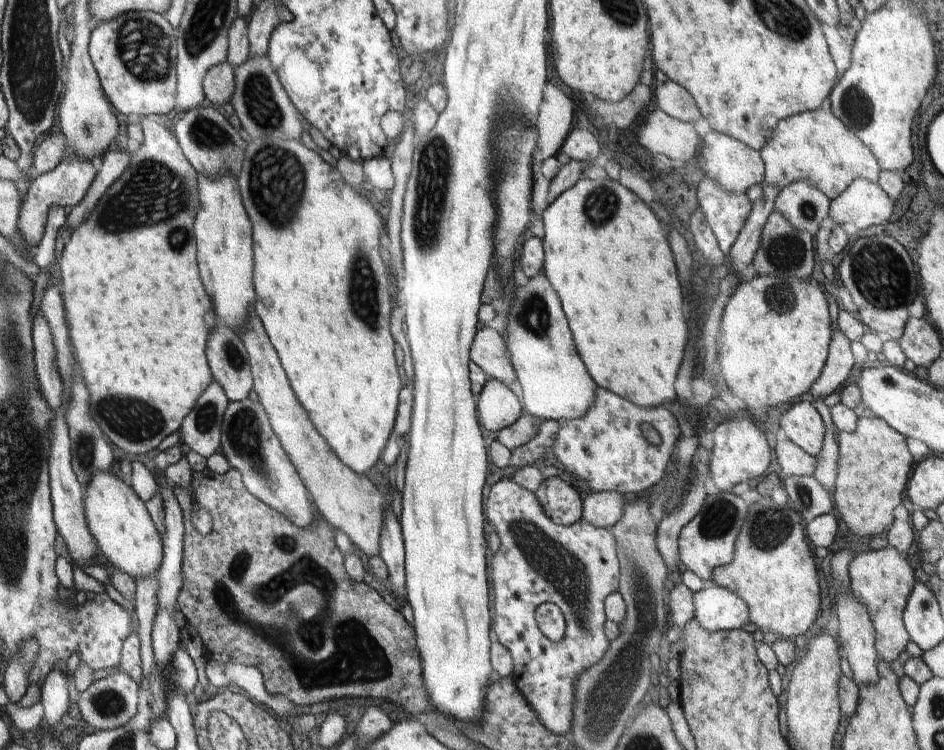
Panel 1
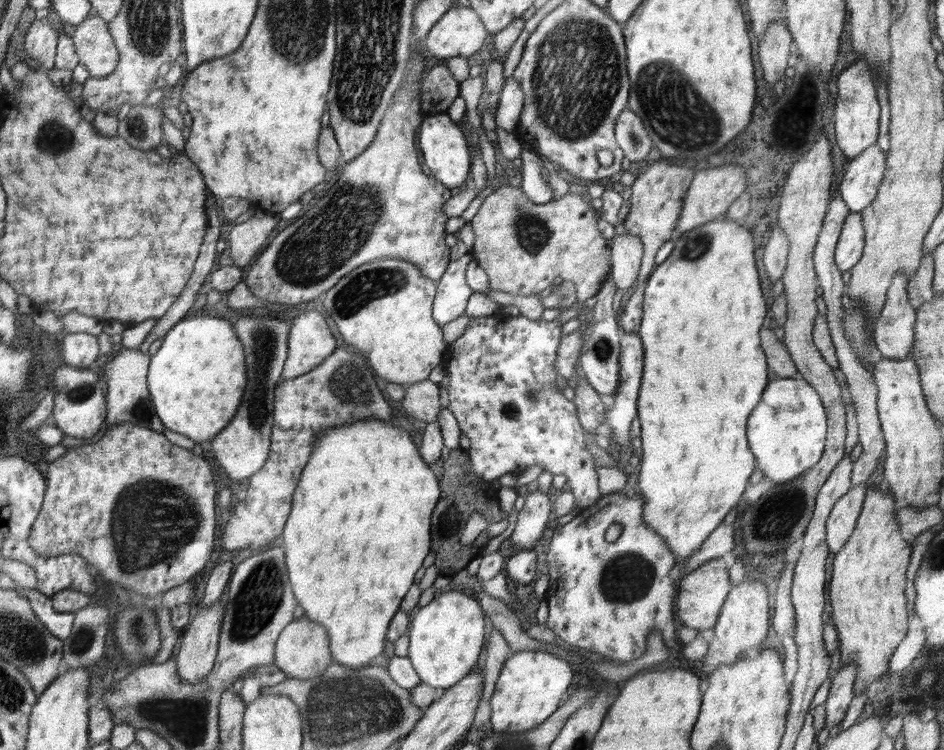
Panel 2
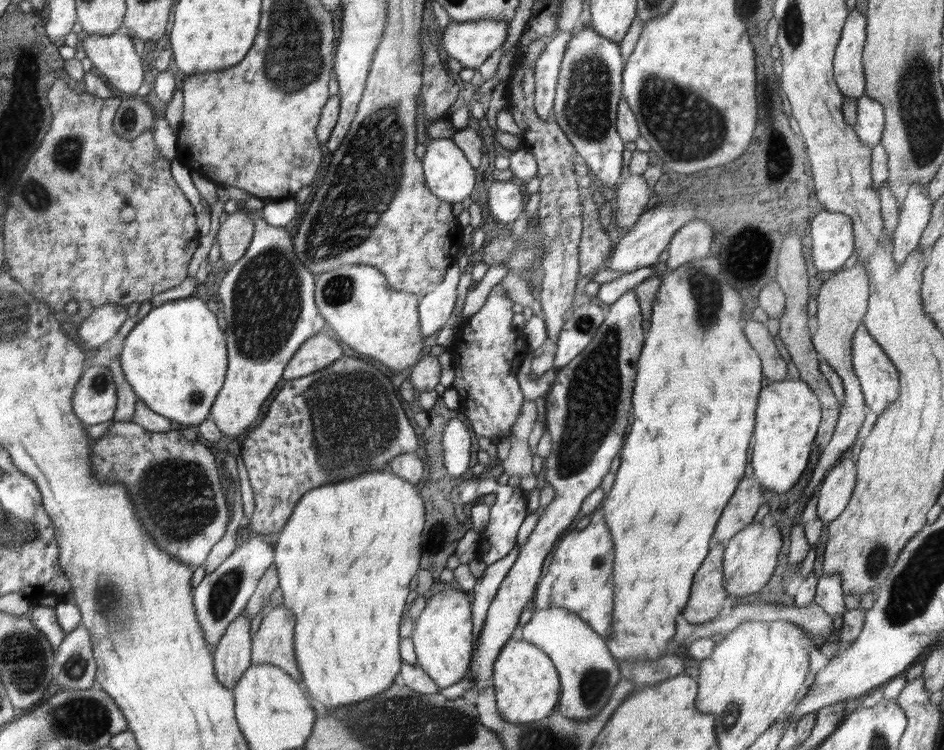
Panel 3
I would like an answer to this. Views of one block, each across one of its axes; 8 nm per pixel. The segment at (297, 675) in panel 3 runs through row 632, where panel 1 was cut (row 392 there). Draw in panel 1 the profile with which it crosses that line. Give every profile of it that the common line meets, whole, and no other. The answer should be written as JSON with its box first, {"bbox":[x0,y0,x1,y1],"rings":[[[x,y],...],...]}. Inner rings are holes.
{"bbox":[239,310,393,558],"rings":[[[249,310],[247,328],[241,330],[239,338],[245,344],[245,350],[249,354],[249,366],[251,366],[251,378],[253,378],[253,392],[259,396],[259,404],[263,406],[269,426],[277,440],[281,442],[281,448],[289,456],[289,462],[293,464],[297,476],[301,478],[303,486],[311,494],[315,510],[331,524],[333,530],[341,530],[347,534],[347,538],[355,544],[359,552],[363,552],[367,558],[379,556],[379,532],[383,524],[383,510],[391,504],[393,490],[383,496],[365,474],[357,474],[351,468],[347,468],[327,446],[327,442],[321,438],[321,434],[311,424],[305,408],[297,402],[291,384],[285,376],[285,370],[281,368],[279,356],[273,350],[263,324],[259,316]]]}

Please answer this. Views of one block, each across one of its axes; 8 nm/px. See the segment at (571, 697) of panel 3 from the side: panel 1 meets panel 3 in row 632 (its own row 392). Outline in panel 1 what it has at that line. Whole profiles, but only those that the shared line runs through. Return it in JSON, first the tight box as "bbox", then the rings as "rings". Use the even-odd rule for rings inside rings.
{"bbox":[505,272,597,422],"rings":[[[543,272],[525,284],[517,284],[515,298],[509,306],[505,334],[507,356],[523,390],[523,408],[543,422],[583,418],[595,402],[597,384],[591,380],[581,356],[577,354],[561,300]]]}

